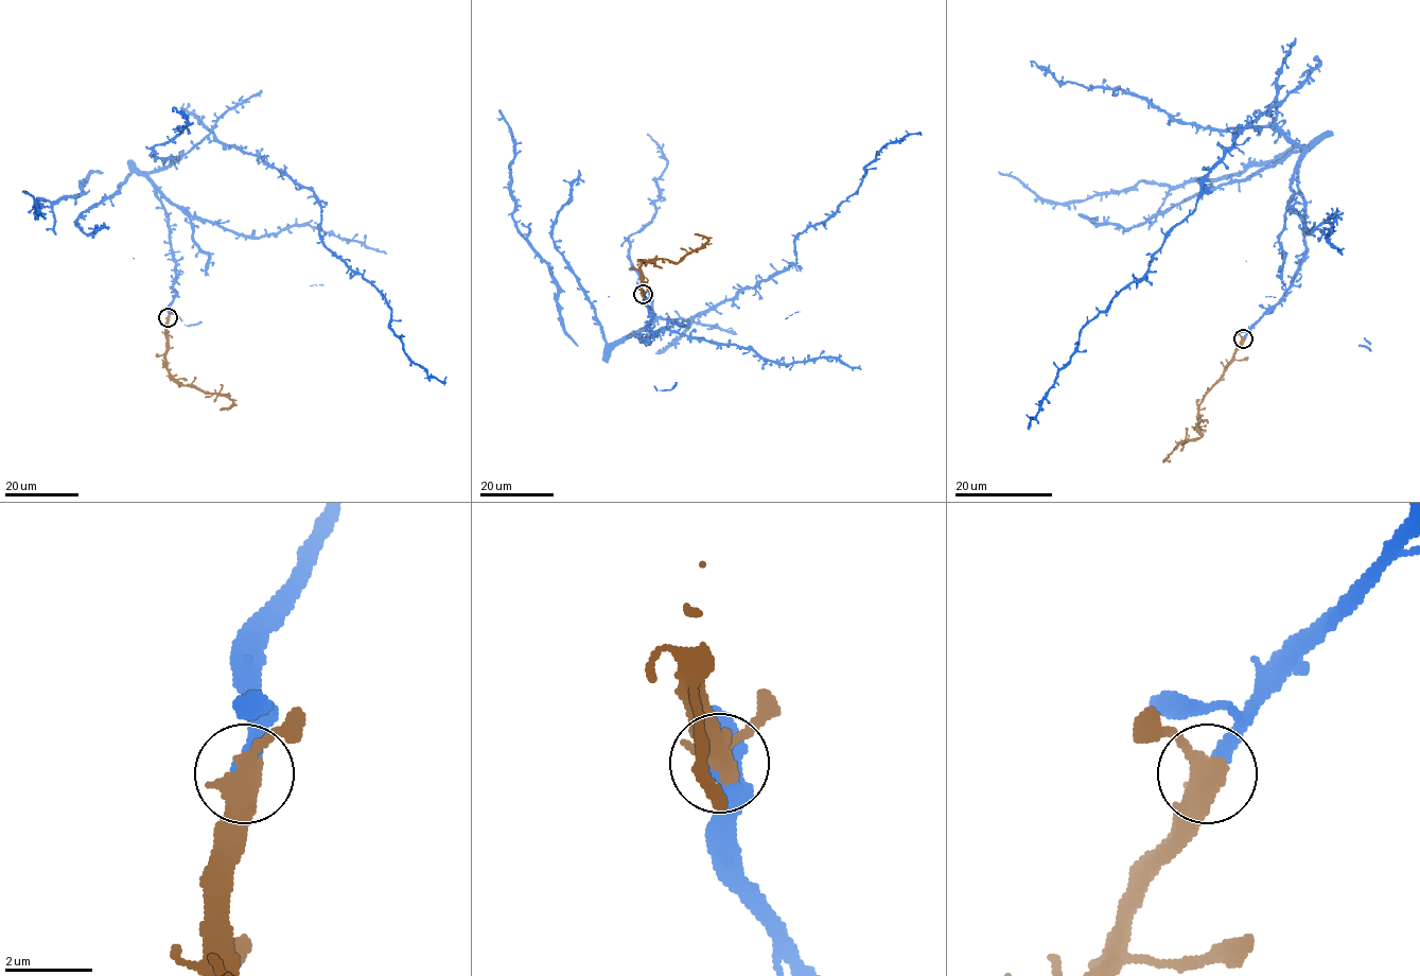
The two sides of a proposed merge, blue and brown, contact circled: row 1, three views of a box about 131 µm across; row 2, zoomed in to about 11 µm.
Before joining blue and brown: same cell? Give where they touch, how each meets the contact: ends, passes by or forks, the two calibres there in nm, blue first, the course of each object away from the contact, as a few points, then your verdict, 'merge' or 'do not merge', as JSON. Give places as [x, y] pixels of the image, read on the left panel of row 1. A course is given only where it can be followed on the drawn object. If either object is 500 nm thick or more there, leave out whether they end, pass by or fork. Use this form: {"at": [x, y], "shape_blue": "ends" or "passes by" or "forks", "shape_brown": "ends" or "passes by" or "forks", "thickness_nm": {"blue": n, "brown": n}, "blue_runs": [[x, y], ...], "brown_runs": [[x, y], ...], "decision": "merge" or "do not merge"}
{"at": [168, 317], "shape_blue": "ends", "shape_brown": "passes by", "thickness_nm": {"blue": 320, "brown": 480}, "blue_runs": [[168, 317], [176, 261], [148, 174], [207, 137], [309, 188], [323, 244], [385, 298], [404, 353], [445, 376]], "brown_runs": [[169, 317], [168, 371], [183, 384], [225, 394], [232, 404], [220, 410]], "decision": "merge"}

